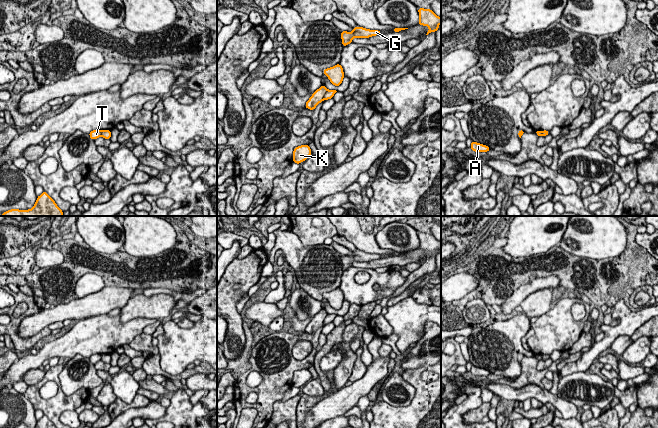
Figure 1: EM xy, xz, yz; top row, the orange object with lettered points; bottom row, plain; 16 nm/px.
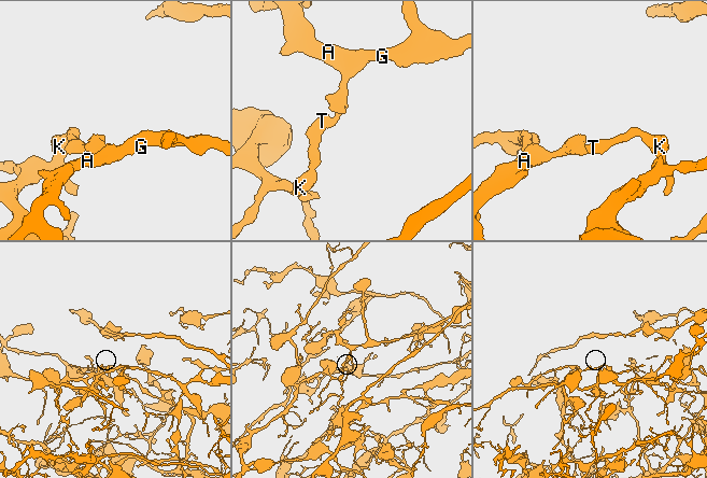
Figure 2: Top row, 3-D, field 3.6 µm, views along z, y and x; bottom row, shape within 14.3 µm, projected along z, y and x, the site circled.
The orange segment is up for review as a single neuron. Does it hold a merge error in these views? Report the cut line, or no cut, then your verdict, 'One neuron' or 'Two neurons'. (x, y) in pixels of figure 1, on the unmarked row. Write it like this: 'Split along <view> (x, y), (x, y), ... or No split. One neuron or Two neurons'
Split along xz (327, 314), (323, 322). Two neurons

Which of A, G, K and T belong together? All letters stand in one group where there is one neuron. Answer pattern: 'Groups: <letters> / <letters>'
Groups: A G / K T

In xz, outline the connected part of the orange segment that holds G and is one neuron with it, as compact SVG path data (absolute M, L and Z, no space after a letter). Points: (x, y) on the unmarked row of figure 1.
M355 251L352 256L342 255L341 263L343 271L352 267L353 262L369 262L372 260L381 259L381 255L370 254L363 251Z

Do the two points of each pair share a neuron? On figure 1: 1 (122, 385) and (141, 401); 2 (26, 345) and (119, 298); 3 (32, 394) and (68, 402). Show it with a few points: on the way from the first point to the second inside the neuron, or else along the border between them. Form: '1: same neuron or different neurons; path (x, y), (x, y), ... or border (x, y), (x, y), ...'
1: different neurons; border (136, 393), (129, 403), (125, 403), (117, 397)
2: different neurons; border (47, 326), (26, 338)
3: same neuron; path (41, 403), (59, 403)

